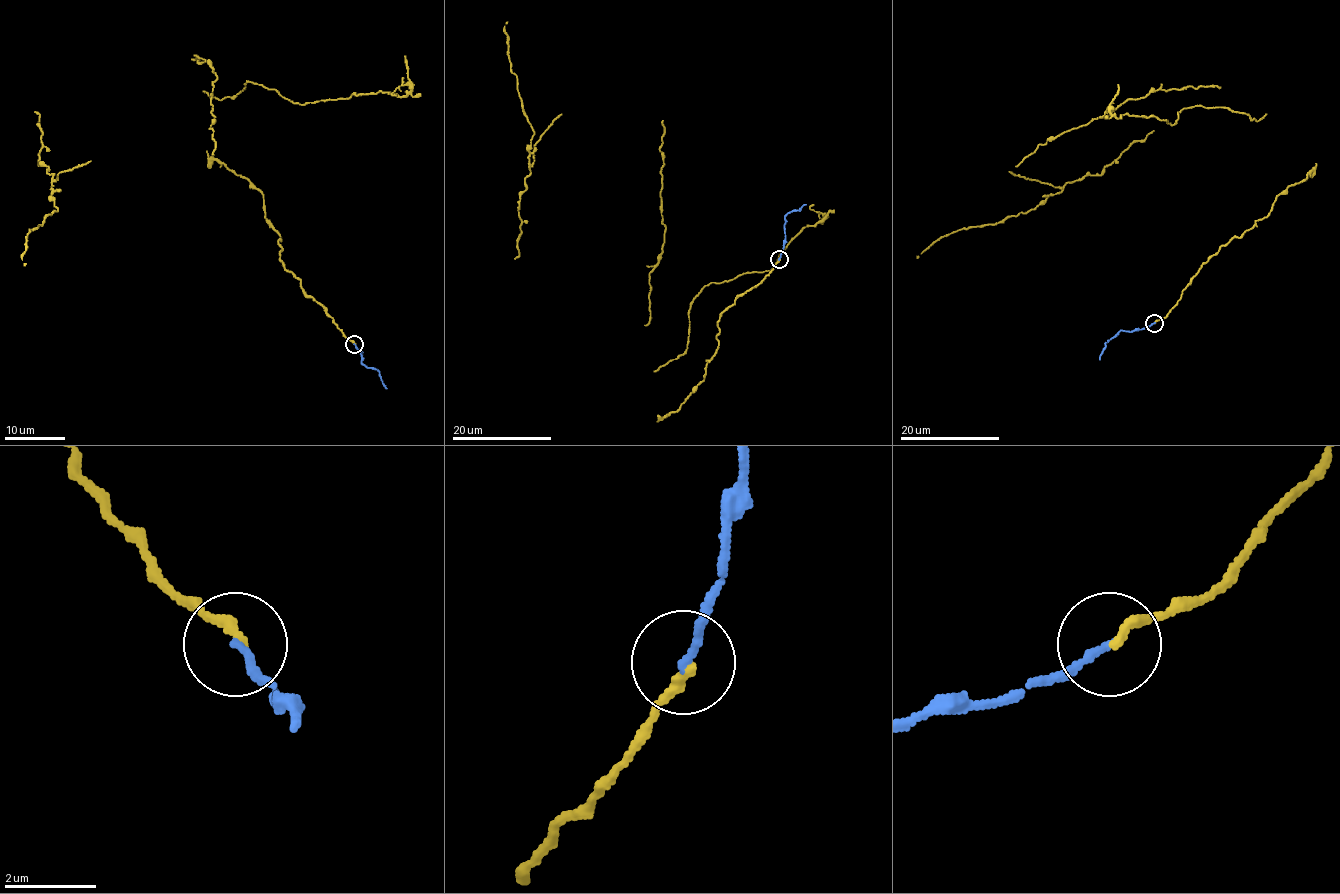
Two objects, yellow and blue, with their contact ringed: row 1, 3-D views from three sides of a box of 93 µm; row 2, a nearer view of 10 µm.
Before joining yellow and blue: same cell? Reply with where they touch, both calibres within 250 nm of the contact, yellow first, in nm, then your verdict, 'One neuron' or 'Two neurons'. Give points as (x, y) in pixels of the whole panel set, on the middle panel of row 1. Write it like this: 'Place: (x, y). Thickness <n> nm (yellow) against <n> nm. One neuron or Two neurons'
Place: (779, 259). Thickness 240 nm (yellow) against 170 nm. Two neurons

